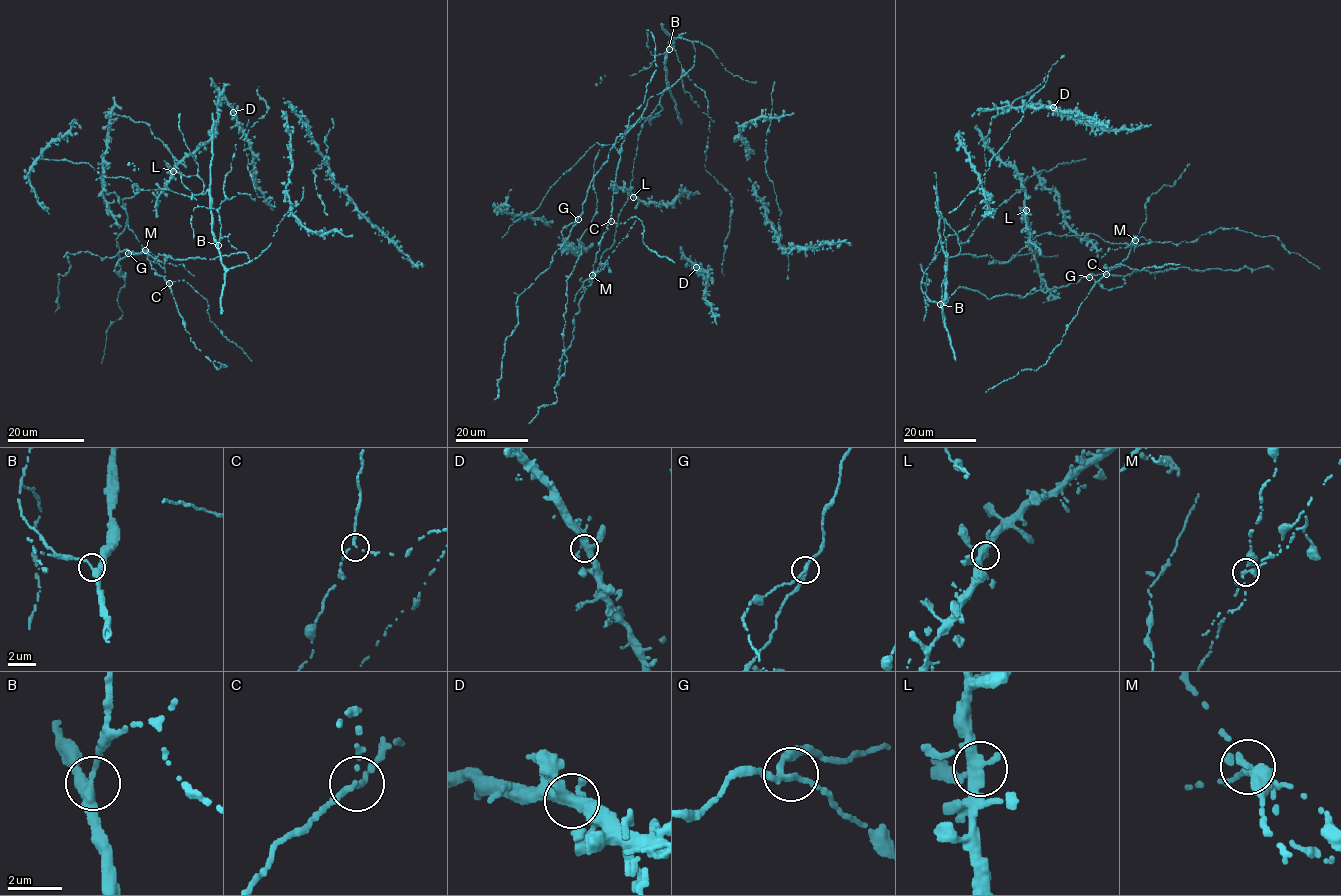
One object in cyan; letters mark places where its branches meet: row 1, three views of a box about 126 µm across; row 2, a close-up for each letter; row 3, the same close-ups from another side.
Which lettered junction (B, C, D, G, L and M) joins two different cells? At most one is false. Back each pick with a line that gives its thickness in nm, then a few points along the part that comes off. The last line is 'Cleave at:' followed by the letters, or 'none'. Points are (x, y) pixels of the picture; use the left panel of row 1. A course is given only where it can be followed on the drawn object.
M: calibre 200 nm; course (145, 250), (160, 262), (177, 266), (182, 264), (194, 276)
Cleave at: M

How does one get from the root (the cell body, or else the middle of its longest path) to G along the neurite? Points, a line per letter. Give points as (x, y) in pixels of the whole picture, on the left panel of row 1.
G: (213, 235), (224, 265), (228, 269), (248, 263), (248, 255), (243, 252), (211, 260), (128, 253)

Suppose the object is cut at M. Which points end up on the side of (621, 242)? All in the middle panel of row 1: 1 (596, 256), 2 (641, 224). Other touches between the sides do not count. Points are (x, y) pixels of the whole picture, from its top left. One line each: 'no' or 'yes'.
1: no
2: no

